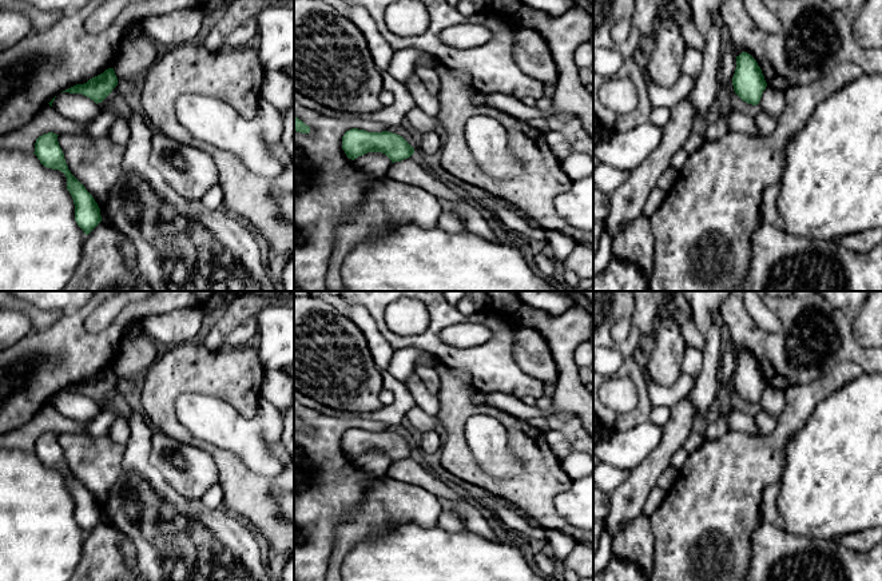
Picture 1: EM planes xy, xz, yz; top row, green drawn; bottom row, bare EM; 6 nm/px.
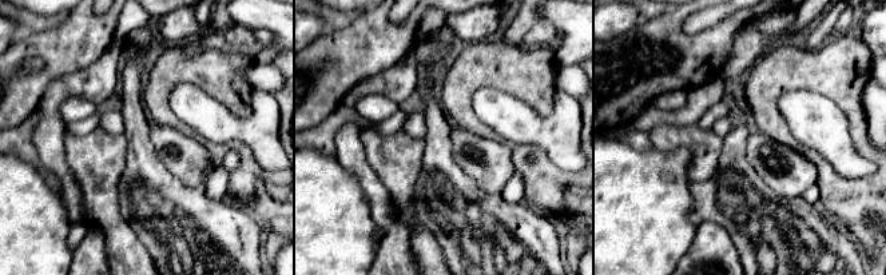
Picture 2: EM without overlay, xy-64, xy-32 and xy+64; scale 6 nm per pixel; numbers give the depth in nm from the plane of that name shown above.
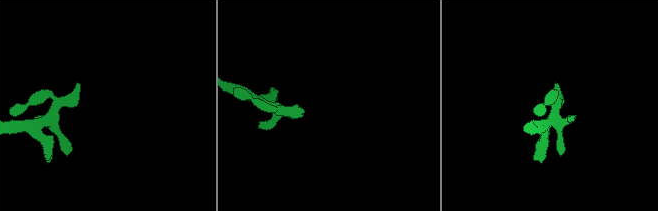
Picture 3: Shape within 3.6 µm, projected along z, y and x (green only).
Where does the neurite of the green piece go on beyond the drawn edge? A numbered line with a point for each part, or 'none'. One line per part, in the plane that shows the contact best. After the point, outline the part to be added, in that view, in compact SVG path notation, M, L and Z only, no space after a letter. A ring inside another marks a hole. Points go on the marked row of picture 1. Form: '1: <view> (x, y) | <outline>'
none

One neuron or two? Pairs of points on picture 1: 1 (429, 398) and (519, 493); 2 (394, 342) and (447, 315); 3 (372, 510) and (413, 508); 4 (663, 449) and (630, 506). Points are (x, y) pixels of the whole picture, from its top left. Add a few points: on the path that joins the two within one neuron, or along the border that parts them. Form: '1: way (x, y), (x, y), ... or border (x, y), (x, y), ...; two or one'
1: border (438, 394), (438, 412), (436, 414); two
2: way (408, 341), (421, 341), (433, 329); one
3: way (382, 508), (402, 508); one
4: way (655, 464), (634, 492); one

